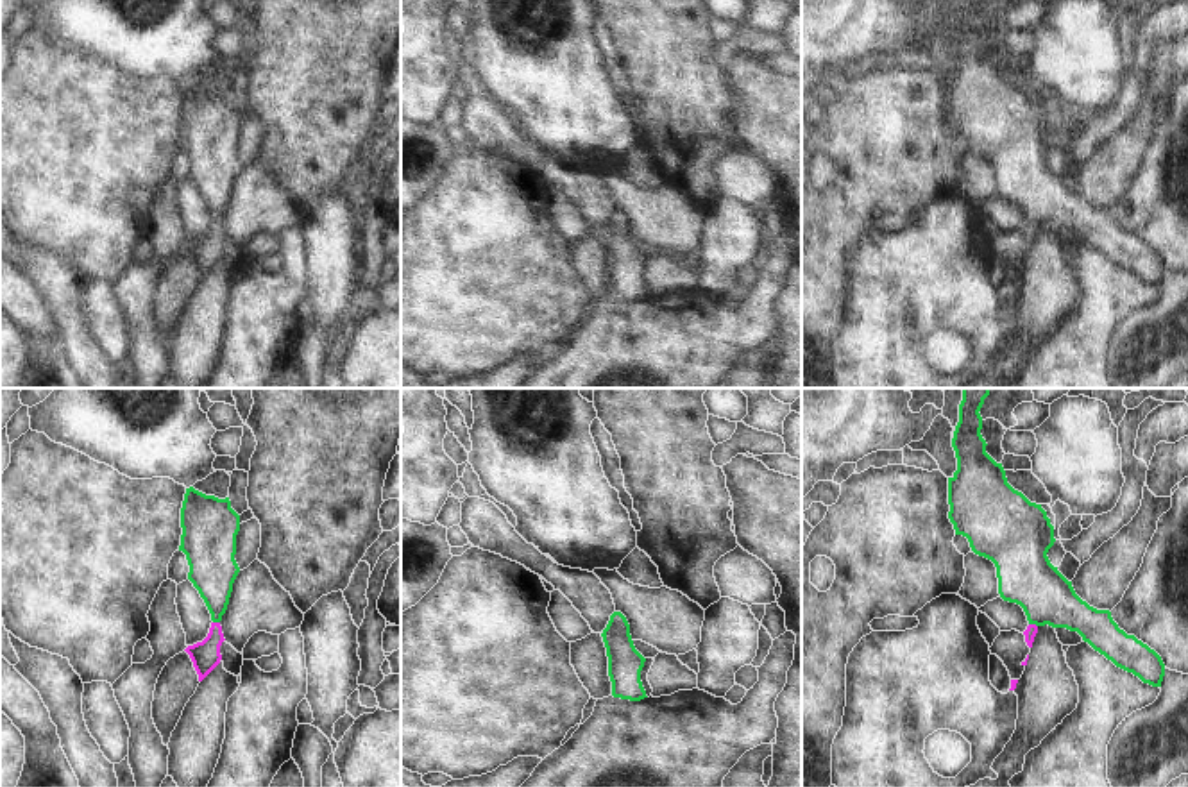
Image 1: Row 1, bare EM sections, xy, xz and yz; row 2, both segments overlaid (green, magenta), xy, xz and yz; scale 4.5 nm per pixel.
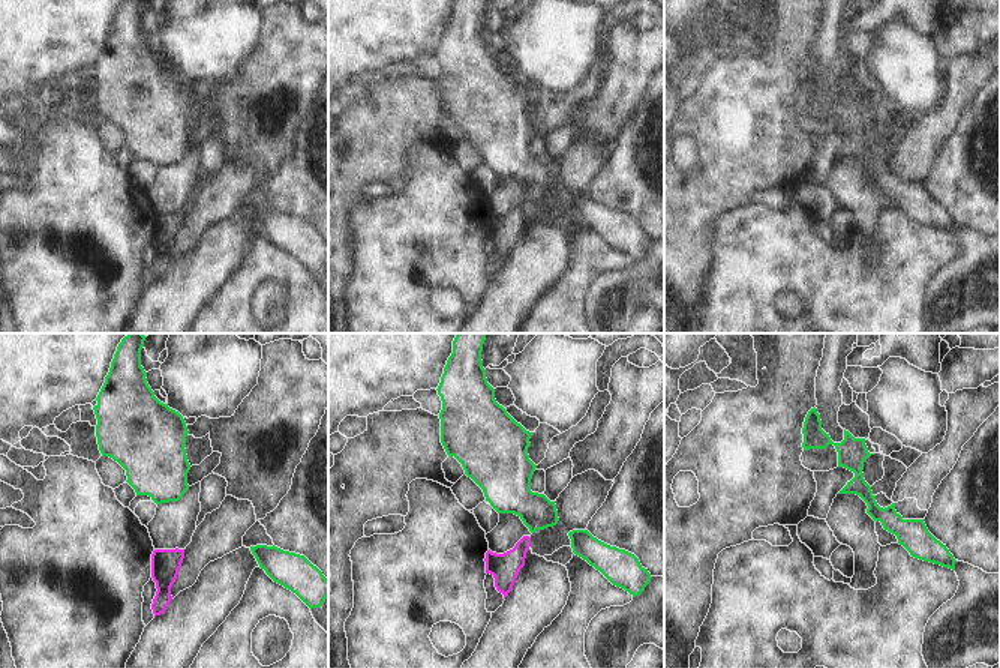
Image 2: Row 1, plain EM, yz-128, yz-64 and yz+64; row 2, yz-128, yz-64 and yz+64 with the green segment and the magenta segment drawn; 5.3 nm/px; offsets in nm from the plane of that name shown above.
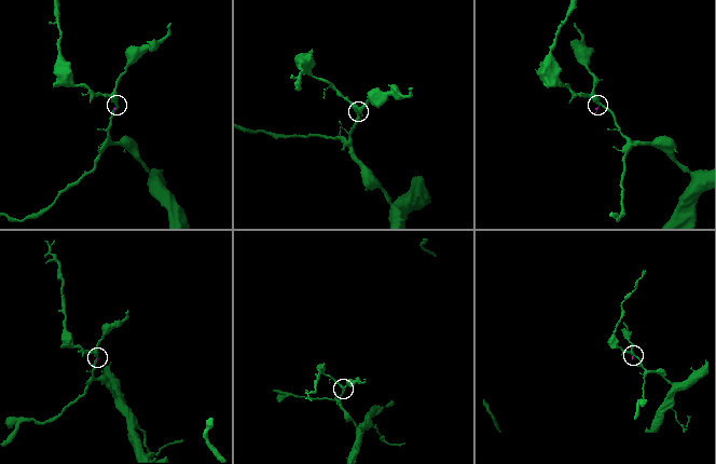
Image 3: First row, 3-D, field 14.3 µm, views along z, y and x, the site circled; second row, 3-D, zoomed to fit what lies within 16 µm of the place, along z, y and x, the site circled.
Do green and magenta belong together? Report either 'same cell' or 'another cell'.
same cell

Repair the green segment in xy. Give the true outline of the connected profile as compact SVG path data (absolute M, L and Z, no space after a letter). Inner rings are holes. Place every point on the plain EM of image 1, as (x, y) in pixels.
M193 86L186 88L181 107L181 145L186 154L188 179L199 190L211 213L211 227L202 241L188 245L193 267L202 281L222 259L222 215L227 209L233 182L240 172L234 159L240 114L229 97L206 95Z

